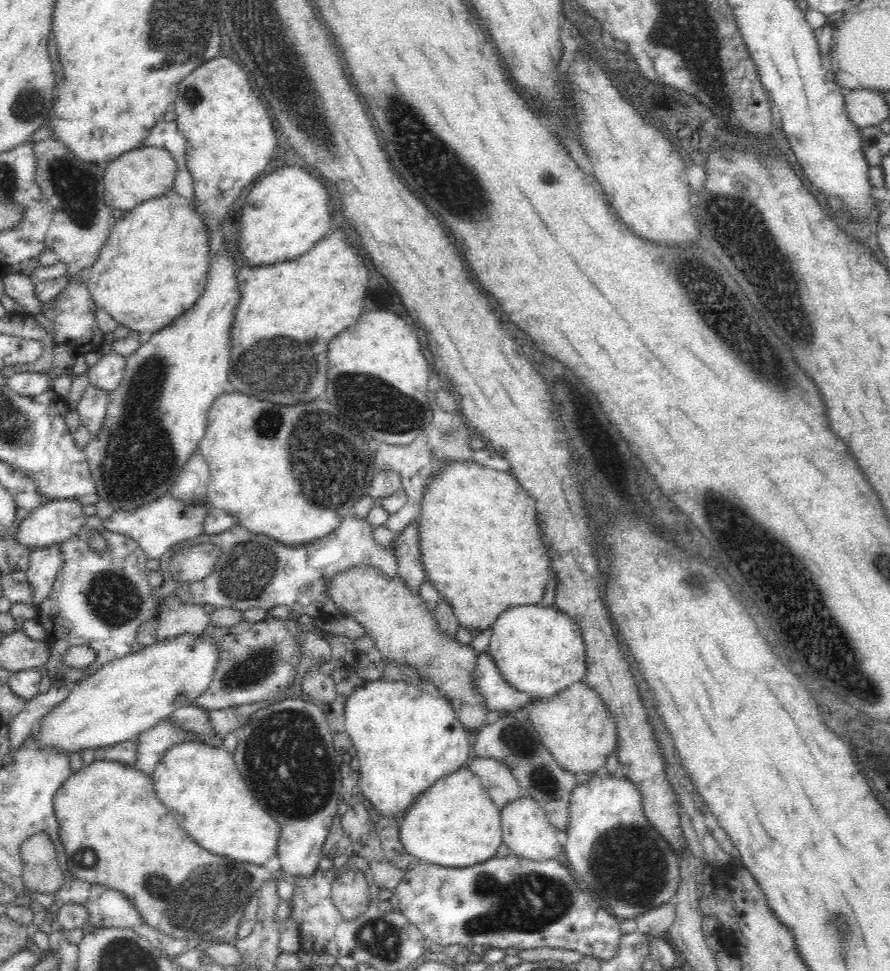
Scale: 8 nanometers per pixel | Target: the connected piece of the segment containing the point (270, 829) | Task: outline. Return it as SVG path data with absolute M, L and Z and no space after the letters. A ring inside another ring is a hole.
M193 740L182 742L182 744L176 744L164 752L164 756L162 756L158 764L156 764L151 779L153 780L156 795L162 802L162 805L164 805L170 814L176 818L178 825L180 825L180 827L191 836L192 841L196 842L196 844L204 848L206 851L213 853L214 855L230 858L234 861L256 864L258 866L265 865L273 857L277 856L278 834L280 831L278 822L272 818L272 816L270 816L262 806L258 806L258 802L250 796L250 792L248 792L248 788L246 788L246 784L244 784L244 778L240 776L238 768L234 766L233 754L228 753L223 746L212 747L208 745L208 742L202 744L200 742L194 742Z

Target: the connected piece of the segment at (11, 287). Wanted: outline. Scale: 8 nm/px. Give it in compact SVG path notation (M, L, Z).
M12 273L3 278L6 298L16 301L24 307L24 312L37 315L43 310L43 304L36 299L34 290L35 282L24 273Z

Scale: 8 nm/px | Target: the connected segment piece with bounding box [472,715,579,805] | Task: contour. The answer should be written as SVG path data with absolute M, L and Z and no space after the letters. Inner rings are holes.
M503 715L492 724L482 726L472 734L472 753L478 758L494 758L503 762L519 782L525 796L546 804L552 800L568 800L578 783L578 776L562 768L541 741L540 733L527 720Z

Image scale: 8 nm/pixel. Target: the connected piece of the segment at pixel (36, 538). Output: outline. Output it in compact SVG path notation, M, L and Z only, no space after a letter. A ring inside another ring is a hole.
M76 500L43 502L19 524L16 538L30 550L64 543L82 528L87 518L83 509Z

